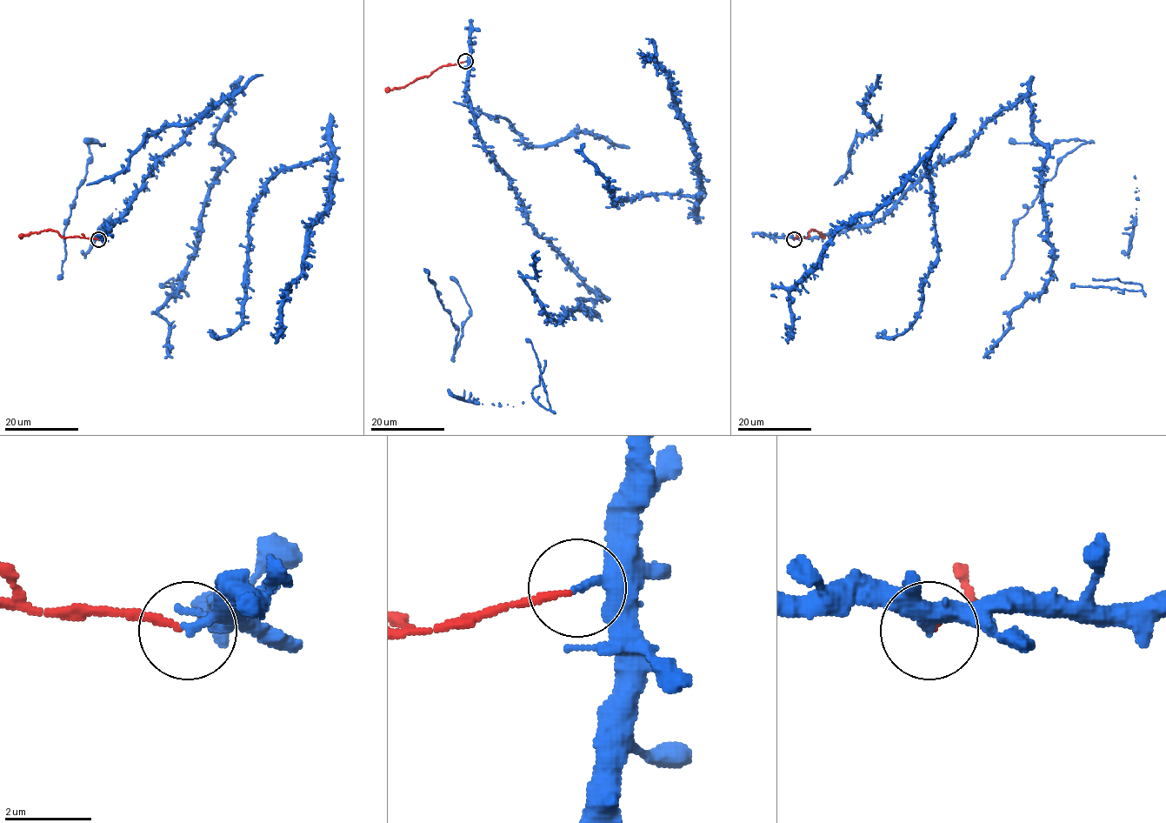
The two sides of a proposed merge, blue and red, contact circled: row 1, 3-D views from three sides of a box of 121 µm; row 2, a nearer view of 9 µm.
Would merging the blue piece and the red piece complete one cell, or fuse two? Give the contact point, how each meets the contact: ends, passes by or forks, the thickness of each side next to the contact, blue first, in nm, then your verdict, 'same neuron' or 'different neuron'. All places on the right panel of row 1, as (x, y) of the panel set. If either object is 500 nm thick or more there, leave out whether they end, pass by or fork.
place (794, 239); blue ends; red ends; calibres 240 and 150 nm; different neuron

